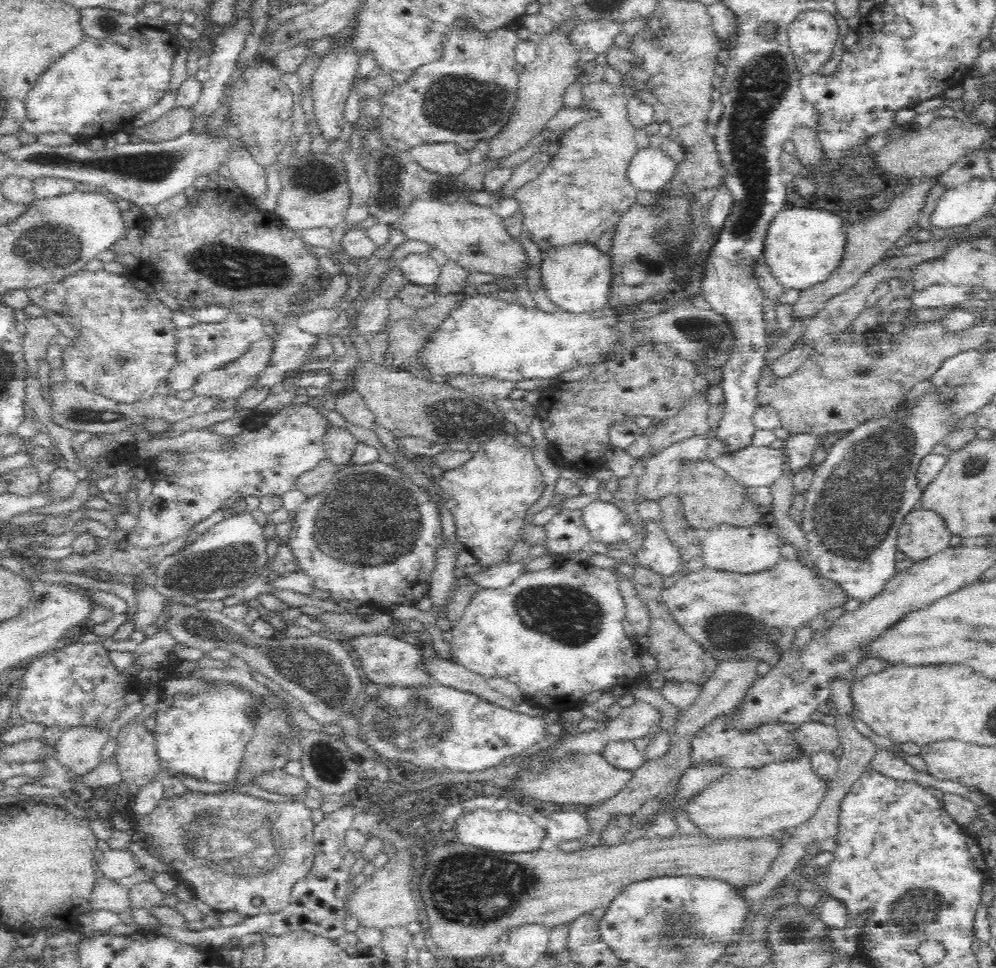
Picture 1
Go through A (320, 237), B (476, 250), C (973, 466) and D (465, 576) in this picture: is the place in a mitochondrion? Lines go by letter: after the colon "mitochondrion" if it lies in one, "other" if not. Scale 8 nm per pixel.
A: other
B: other
C: mitochondrion
D: other

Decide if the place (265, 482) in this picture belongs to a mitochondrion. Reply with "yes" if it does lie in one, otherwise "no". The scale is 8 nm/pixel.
no

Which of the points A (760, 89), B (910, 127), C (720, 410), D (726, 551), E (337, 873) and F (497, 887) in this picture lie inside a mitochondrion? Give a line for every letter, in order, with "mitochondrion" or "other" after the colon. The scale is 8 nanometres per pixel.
A: mitochondrion
B: other
C: other
D: other
E: other
F: mitochondrion

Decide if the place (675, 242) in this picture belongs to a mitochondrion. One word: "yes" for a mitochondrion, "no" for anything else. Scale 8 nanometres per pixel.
yes

